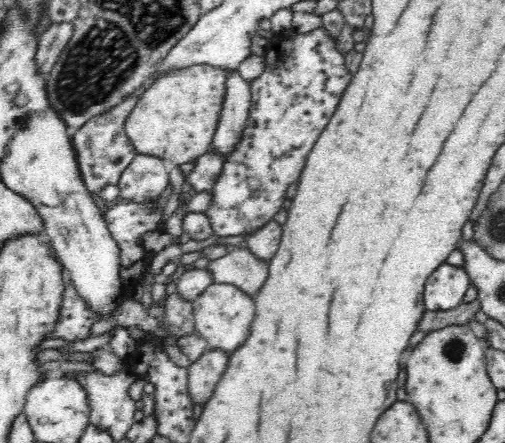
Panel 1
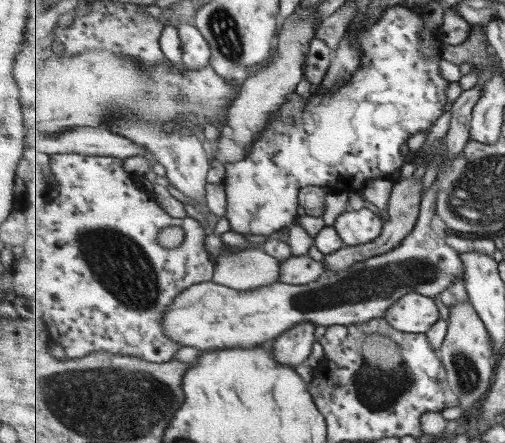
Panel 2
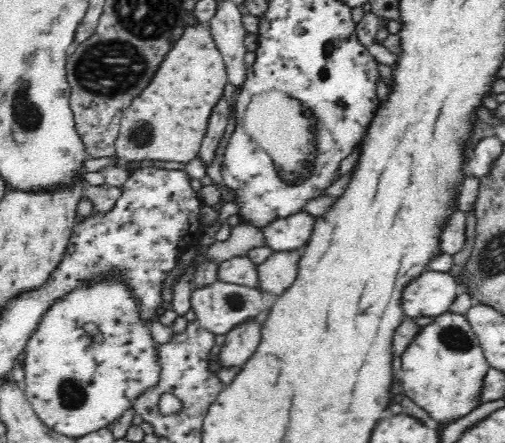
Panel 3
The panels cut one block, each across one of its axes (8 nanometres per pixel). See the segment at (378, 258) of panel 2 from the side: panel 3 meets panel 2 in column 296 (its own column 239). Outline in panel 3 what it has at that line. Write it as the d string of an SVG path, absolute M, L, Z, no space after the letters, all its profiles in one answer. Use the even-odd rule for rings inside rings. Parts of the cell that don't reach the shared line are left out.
M219 280L204 288L193 289L190 300L197 322L204 328L204 331L208 331L214 336L226 335L244 323L262 318L266 311L260 289L239 284L226 284Z

